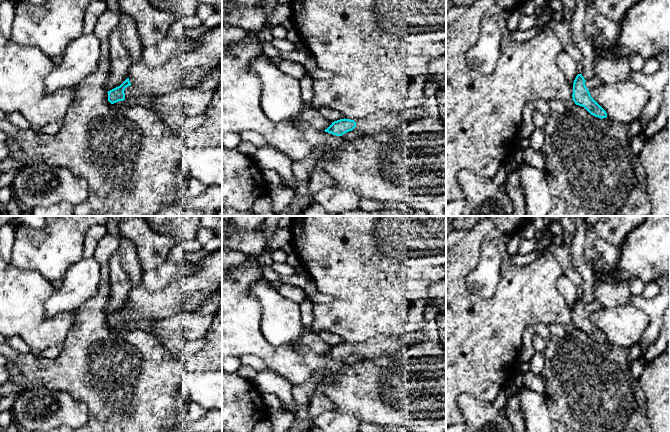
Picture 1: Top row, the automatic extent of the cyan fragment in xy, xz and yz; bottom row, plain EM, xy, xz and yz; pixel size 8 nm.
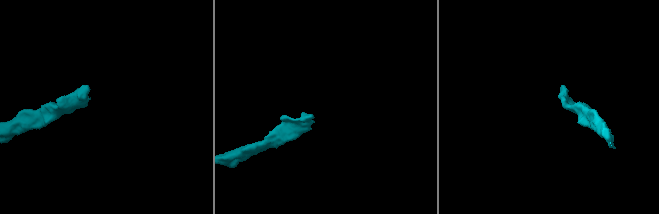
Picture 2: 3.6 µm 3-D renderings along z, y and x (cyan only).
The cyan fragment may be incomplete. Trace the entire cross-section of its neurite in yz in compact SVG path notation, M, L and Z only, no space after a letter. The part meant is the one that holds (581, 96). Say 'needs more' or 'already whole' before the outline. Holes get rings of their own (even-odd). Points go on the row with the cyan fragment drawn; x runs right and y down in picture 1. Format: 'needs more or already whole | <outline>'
needs more | M578 74L573 83L572 100L576 105L584 107L591 115L598 118L606 118L606 111L591 97L590 91L602 84L597 76L585 80L582 74Z

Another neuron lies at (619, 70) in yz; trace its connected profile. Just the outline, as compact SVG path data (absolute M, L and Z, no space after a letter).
M596 56L594 59L595 75L605 84L614 84L630 80L631 65L628 58L606 60Z

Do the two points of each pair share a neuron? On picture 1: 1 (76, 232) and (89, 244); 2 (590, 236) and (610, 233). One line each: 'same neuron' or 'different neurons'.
1: different neurons
2: different neurons

